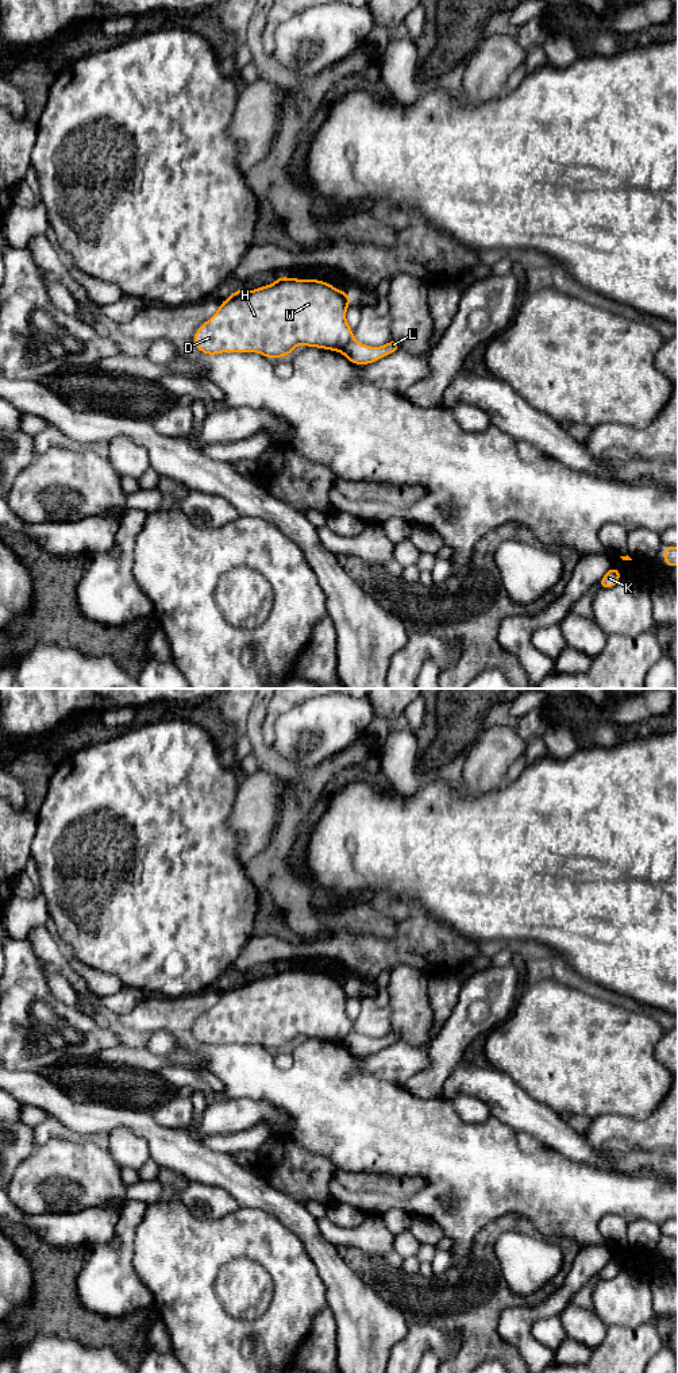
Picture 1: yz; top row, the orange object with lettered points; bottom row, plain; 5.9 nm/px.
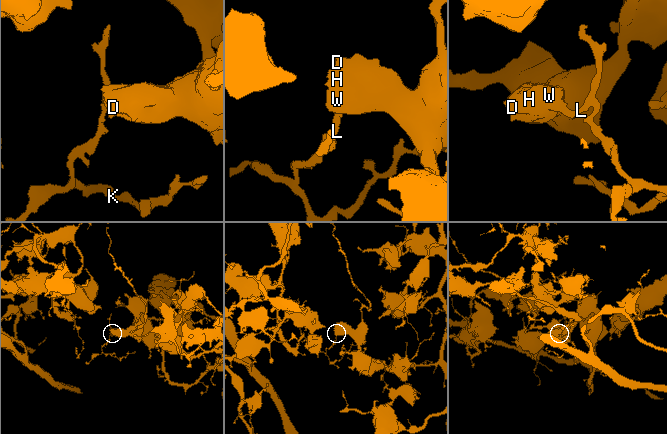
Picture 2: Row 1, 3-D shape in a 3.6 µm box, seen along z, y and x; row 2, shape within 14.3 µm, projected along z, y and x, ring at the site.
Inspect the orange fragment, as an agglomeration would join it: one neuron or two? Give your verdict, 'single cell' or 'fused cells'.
fused cells

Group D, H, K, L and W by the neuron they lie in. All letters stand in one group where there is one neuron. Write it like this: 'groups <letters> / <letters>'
groups D H W / K L

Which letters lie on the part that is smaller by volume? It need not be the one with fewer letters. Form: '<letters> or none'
K, L

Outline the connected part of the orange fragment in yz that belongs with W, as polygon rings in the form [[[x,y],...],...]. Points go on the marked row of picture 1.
[[[280,275],[276,282],[251,292],[235,289],[221,301],[216,313],[197,328],[193,342],[205,355],[258,352],[274,359],[292,354],[298,344],[342,352],[354,338],[354,331],[346,321],[351,300],[350,294],[328,282]]]

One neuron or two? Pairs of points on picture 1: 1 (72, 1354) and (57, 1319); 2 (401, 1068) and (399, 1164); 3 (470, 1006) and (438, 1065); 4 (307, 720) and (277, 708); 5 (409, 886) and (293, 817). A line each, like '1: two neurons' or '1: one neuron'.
1: two neurons
2: two neurons
3: one neuron
4: two neurons
5: two neurons

